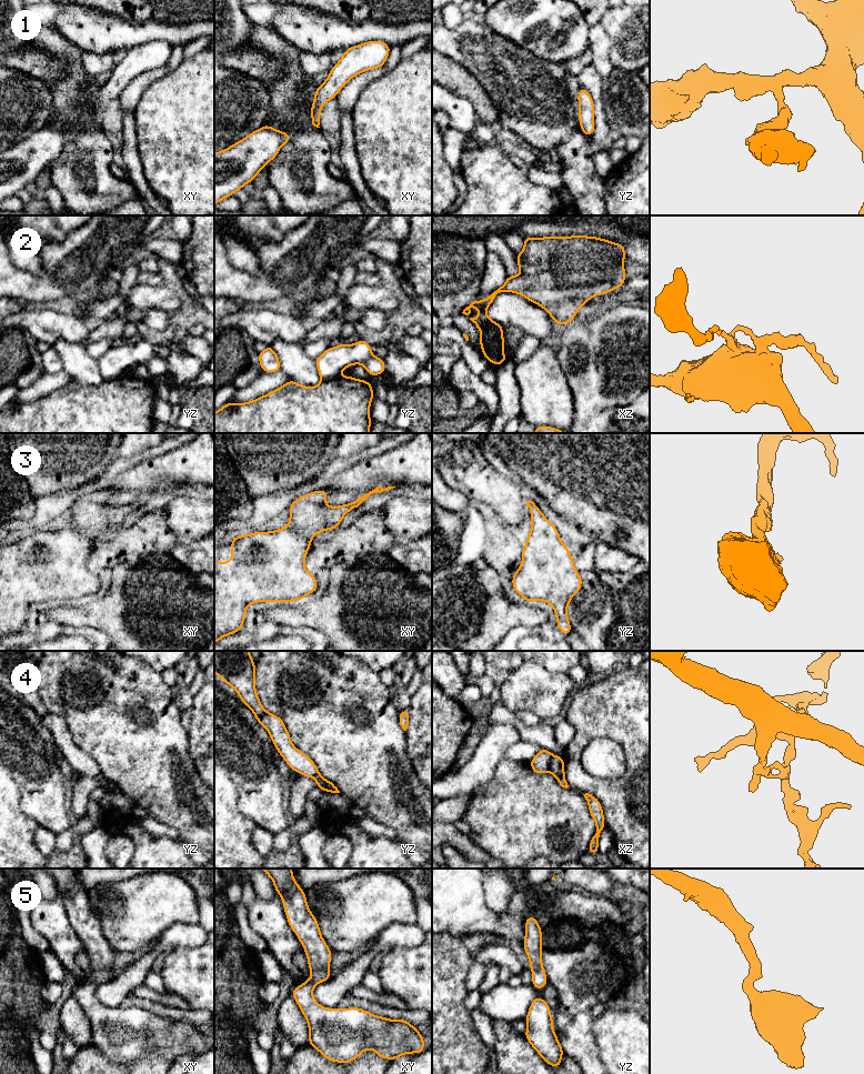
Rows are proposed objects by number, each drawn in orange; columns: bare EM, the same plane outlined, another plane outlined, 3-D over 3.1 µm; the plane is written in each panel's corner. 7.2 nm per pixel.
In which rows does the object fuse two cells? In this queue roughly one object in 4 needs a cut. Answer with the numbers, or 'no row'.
2, 4

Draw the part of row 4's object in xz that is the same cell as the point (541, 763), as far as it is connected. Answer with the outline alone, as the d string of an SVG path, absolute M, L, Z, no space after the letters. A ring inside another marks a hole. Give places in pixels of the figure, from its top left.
M541 749L530 761L530 766L535 774L544 774L550 771L553 754L545 749Z

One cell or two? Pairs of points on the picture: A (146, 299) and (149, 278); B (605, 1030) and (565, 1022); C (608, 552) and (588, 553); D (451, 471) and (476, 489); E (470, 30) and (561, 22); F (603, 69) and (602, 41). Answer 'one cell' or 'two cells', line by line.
A: two cells
B: two cells
C: two cells
D: one cell
E: two cells
F: one cell

